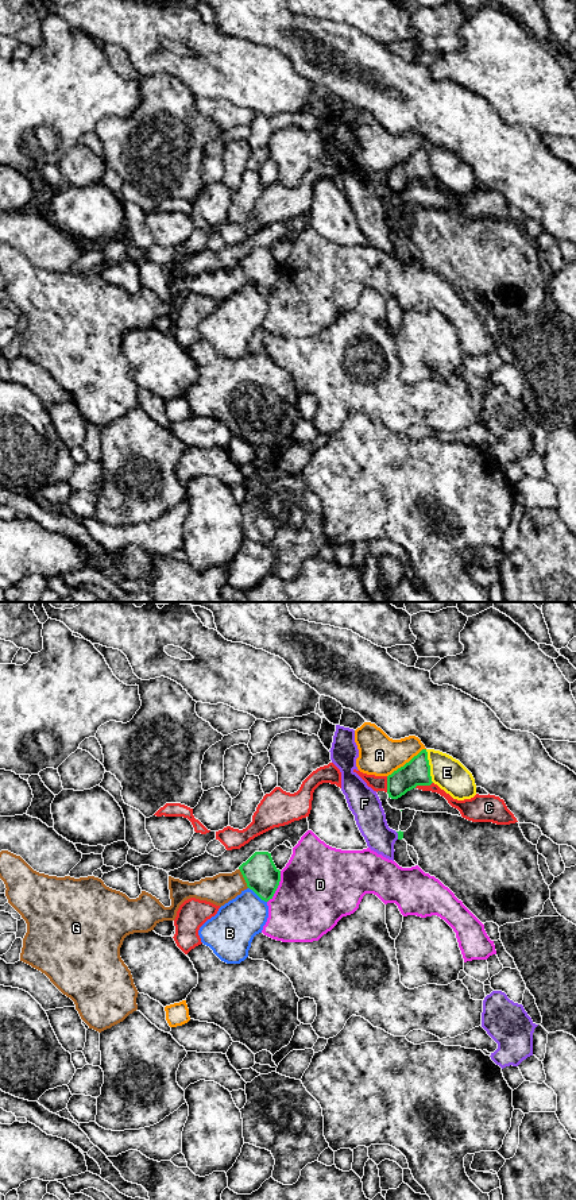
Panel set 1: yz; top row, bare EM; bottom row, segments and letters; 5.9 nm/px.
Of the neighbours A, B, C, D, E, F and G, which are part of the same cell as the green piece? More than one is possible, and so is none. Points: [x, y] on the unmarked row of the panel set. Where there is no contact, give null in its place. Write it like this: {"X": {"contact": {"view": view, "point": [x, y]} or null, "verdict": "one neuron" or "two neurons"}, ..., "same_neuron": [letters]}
{"A": {"contact": {"view": "yz", "point": [406, 158]}, "verdict": "two neurons"}, "B": {"contact": {"view": "yz", "point": [258, 290]}, "verdict": "two neurons"}, "C": {"contact": {"view": "yz", "point": [422, 180]}, "verdict": "two neurons"}, "D": {"contact": {"view": "yz", "point": [277, 282]}, "verdict": "two neurons"}, "E": {"contact": {"view": "yz", "point": [429, 161]}, "verdict": "two neurons"}, "F": {"contact": {"view": "yz", "point": [398, 231]}, "verdict": "two neurons"}, "G": {"contact": {"view": "yz", "point": [243, 271]}, "verdict": "one neuron"}, "same_neuron": ["G"]}

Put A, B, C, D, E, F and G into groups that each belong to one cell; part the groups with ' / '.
A C / B / D / E / F / G

